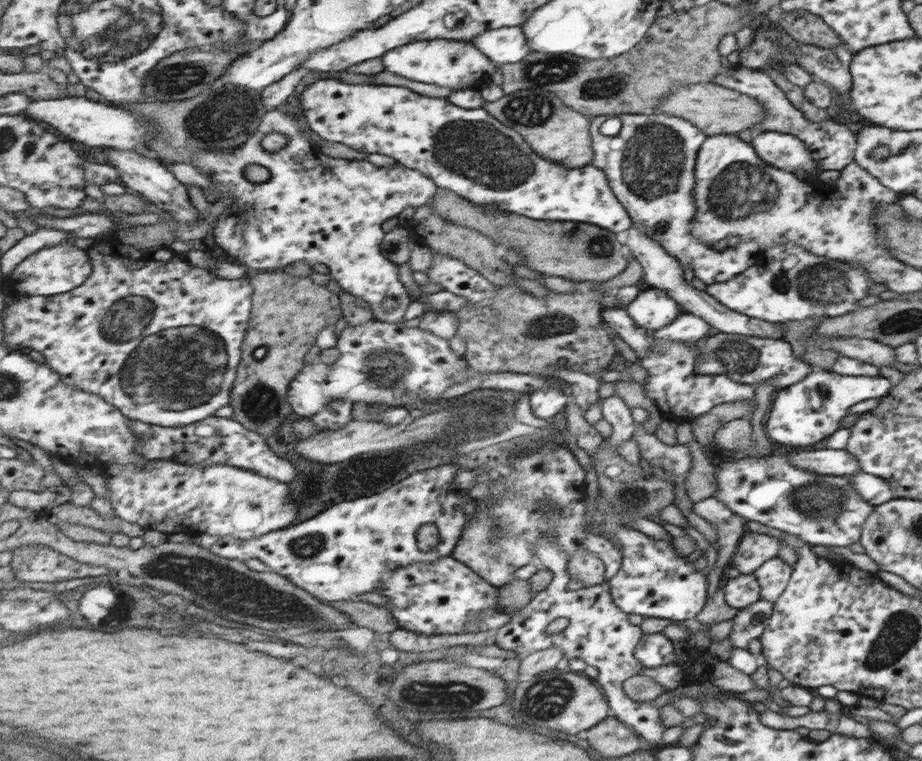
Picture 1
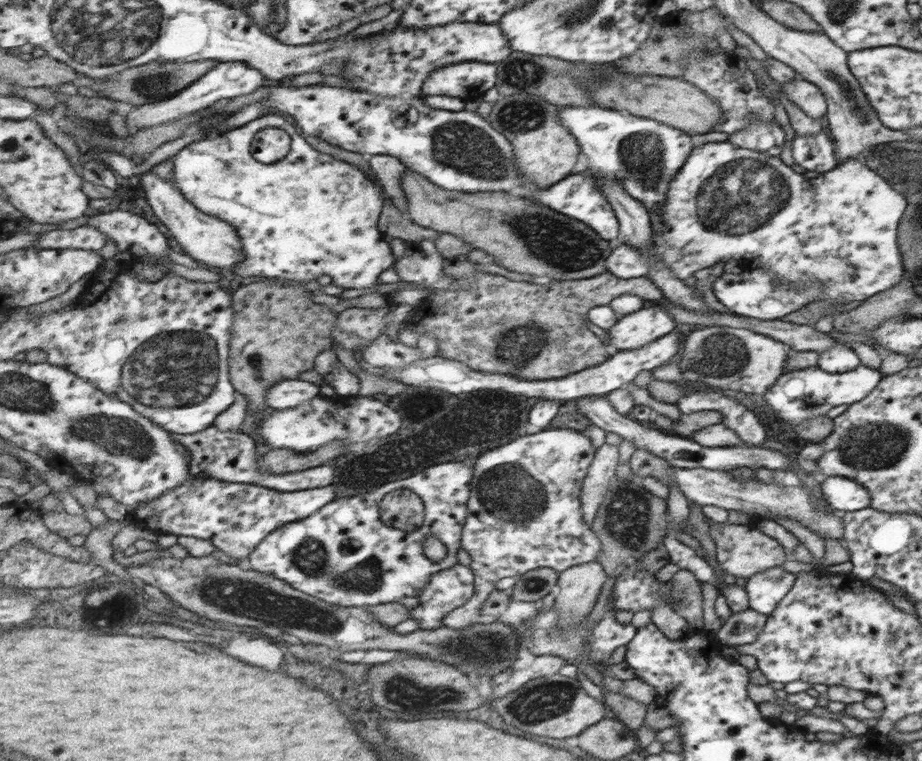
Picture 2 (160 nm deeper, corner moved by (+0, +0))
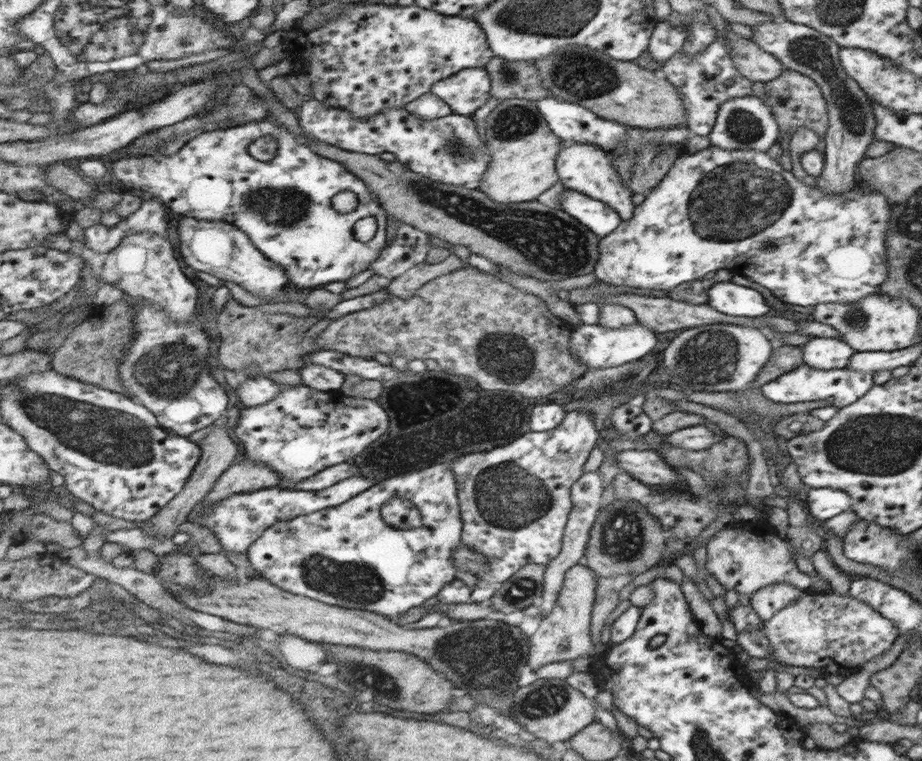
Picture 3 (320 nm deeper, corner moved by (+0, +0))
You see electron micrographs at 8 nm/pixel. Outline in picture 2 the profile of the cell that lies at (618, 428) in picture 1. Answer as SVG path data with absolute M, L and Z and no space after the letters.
M603 444L597 449L596 459L580 486L580 509L584 524L590 524L594 519L597 508L603 502L608 482L614 477L618 460L617 446Z

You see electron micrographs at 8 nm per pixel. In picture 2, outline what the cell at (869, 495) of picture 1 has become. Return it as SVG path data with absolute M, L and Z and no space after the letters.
M829 476L820 483L822 501L837 512L855 512L869 504L869 493L858 482L844 476Z

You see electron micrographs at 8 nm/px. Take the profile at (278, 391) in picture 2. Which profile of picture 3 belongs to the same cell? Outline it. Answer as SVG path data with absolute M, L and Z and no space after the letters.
M257 376L247 378L235 391L244 407L256 407L273 400L282 391L282 384Z

